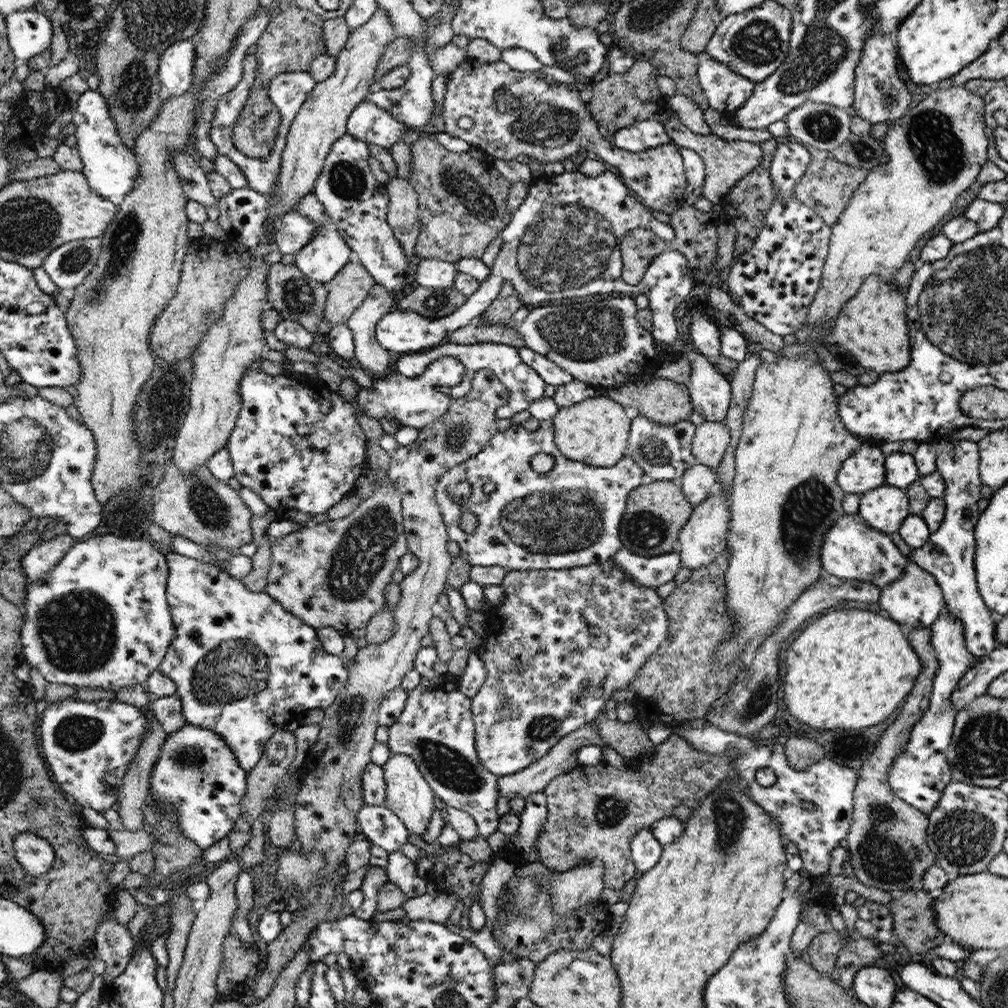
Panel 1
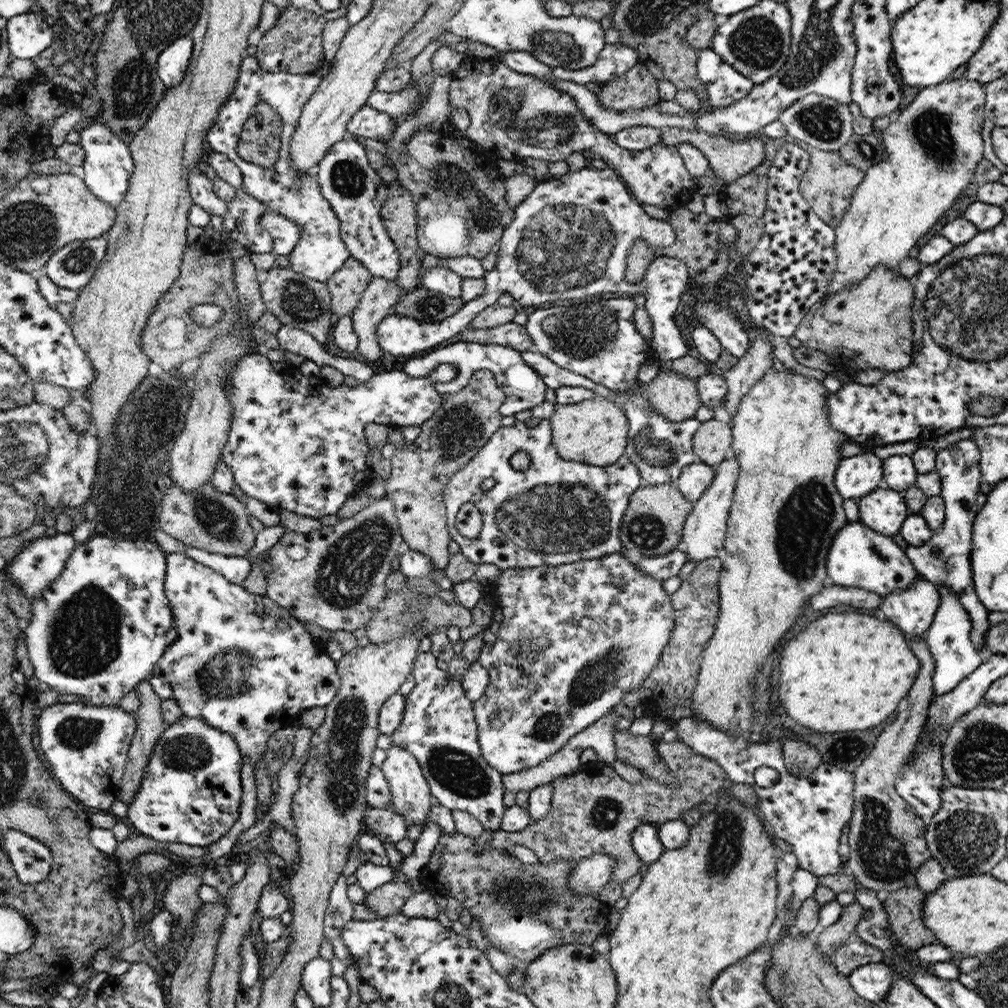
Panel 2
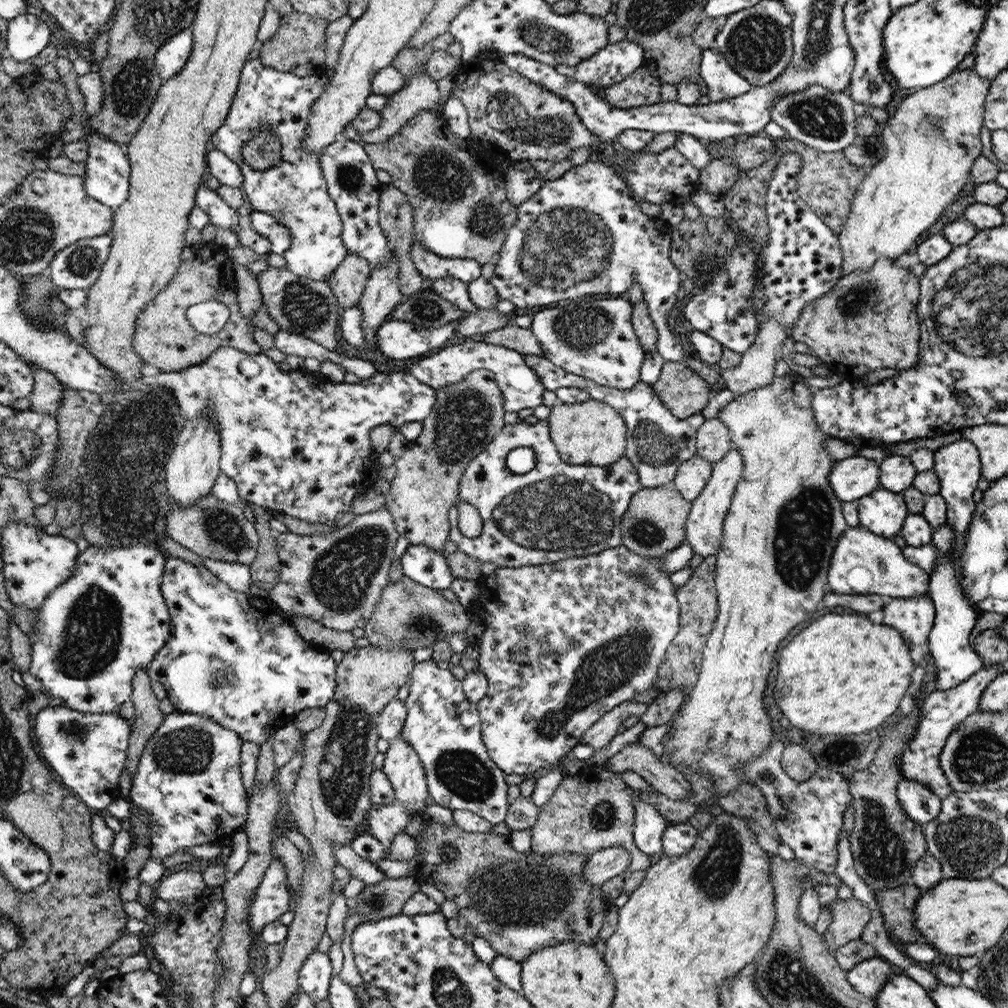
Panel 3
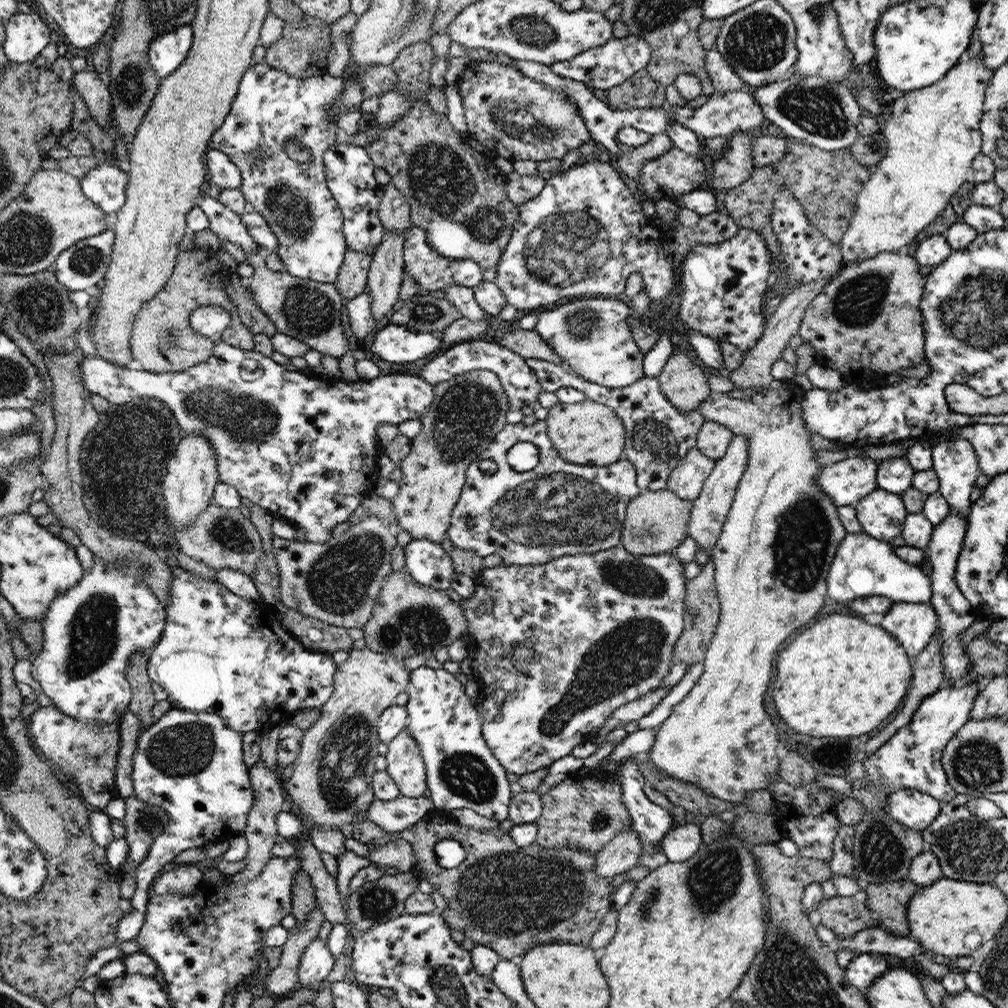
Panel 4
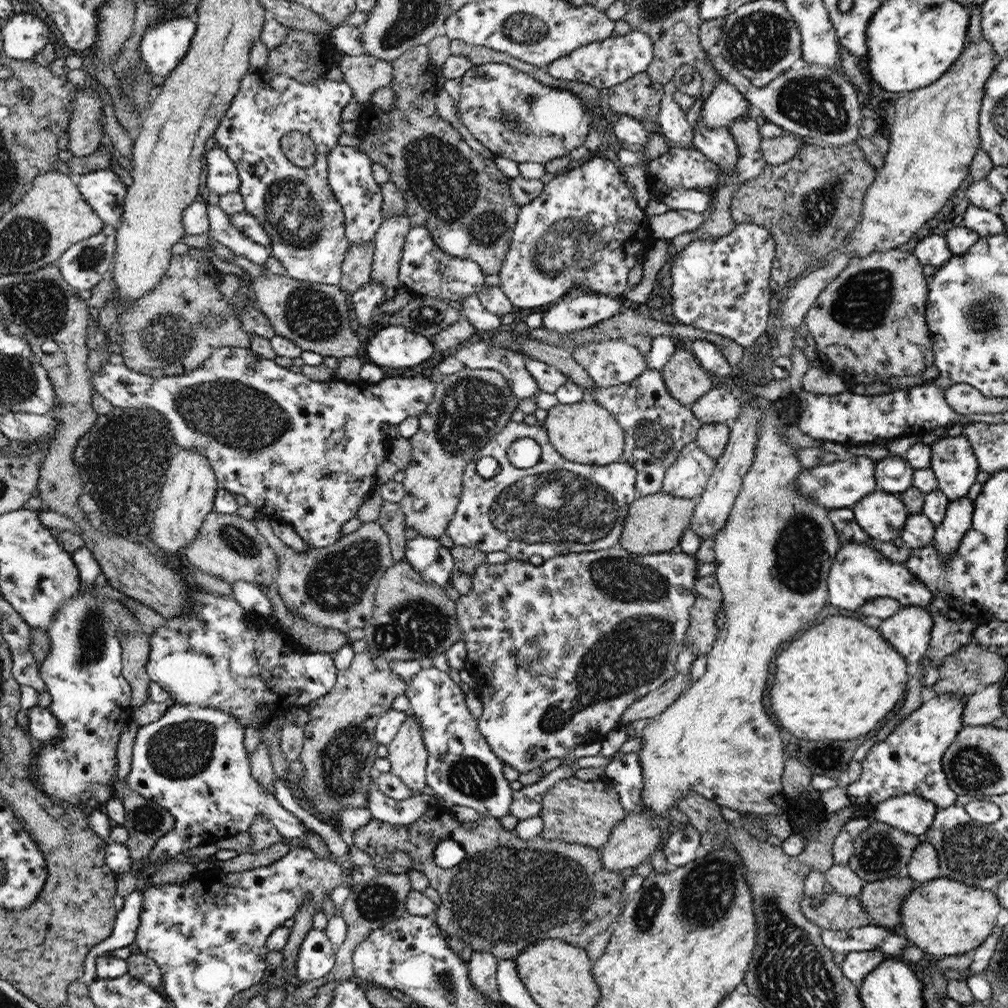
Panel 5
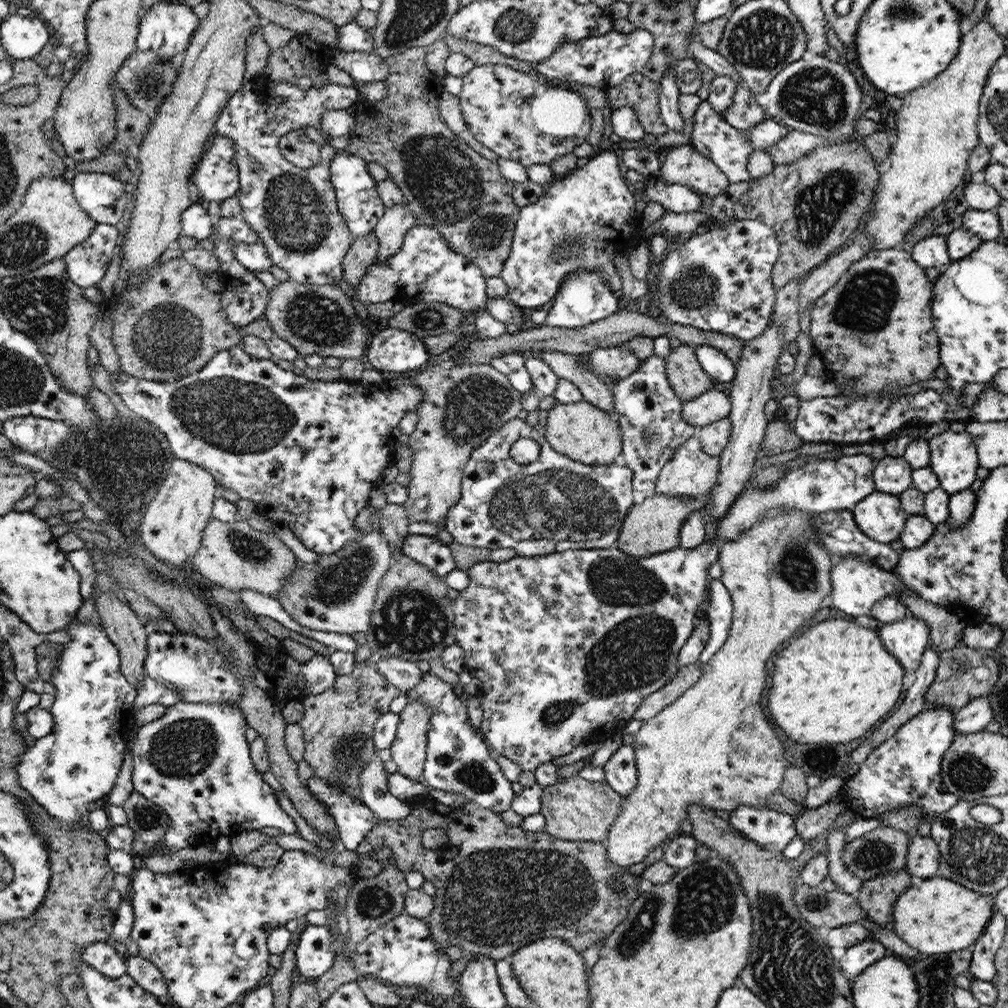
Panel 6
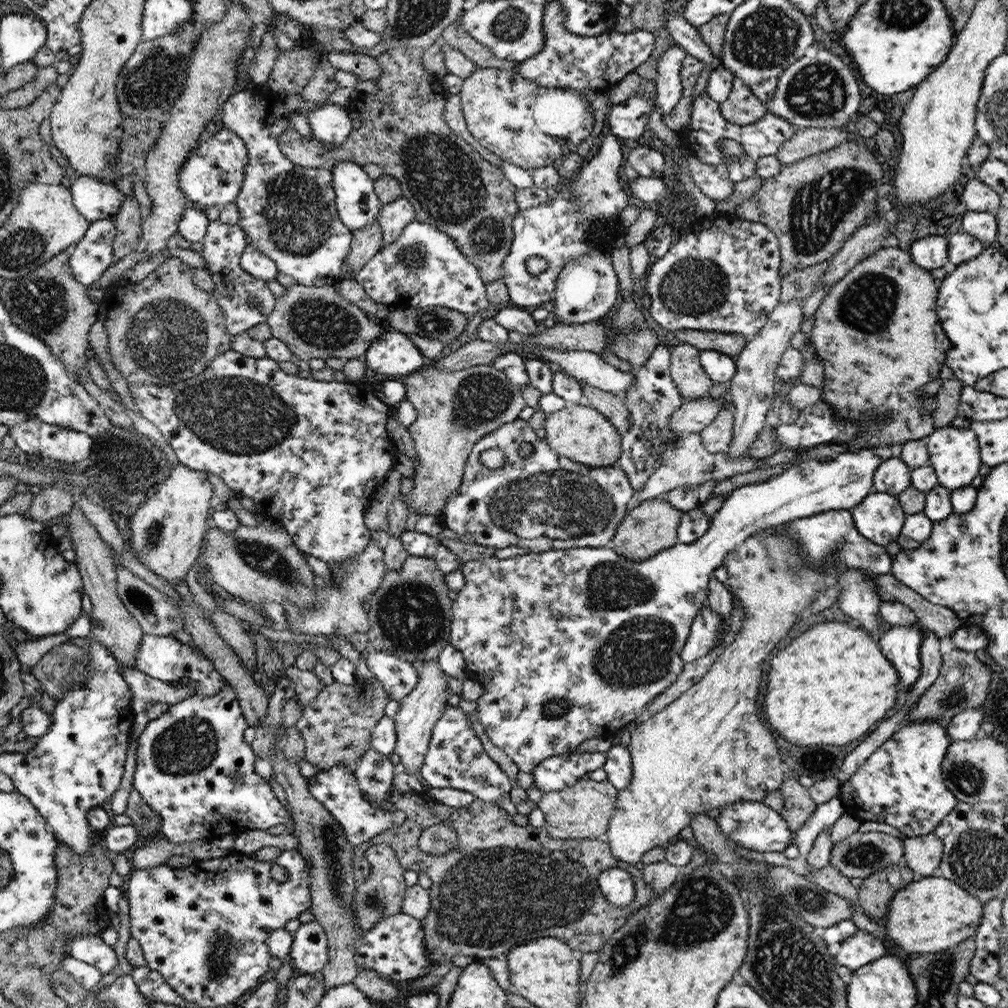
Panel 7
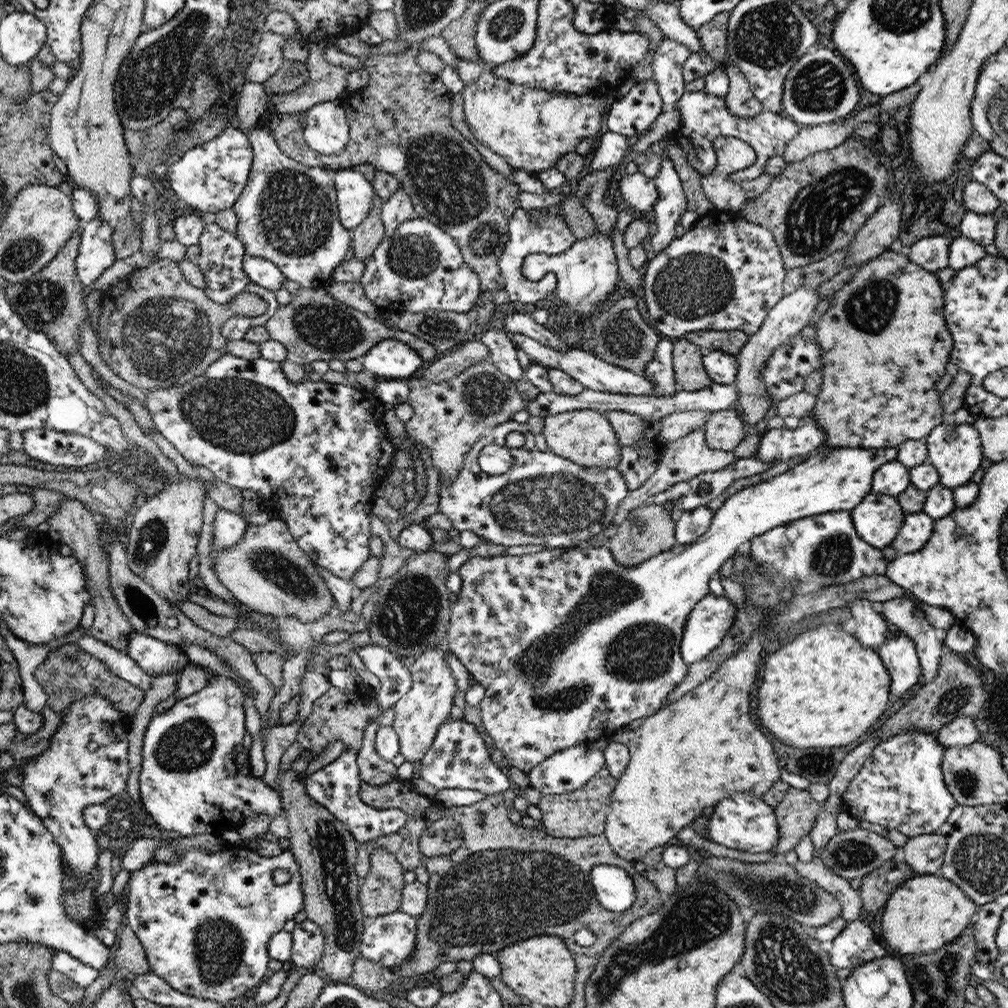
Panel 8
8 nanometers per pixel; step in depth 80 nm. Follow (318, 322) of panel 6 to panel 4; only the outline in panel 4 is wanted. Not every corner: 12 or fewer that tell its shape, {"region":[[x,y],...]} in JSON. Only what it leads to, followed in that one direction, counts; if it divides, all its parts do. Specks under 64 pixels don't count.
{"region":[[254,268],[246,285],[278,333],[336,359],[350,351],[334,283]]}

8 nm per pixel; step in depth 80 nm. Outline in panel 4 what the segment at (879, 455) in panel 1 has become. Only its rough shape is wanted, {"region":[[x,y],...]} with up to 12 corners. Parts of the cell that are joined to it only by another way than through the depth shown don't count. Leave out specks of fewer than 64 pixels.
{"region":[[869,456],[822,467],[815,483],[836,506],[878,488]]}

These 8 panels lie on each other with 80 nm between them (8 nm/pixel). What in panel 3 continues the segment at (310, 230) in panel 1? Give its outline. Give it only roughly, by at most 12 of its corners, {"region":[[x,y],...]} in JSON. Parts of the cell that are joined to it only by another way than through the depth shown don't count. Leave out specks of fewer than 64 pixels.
{"region":[[254,211],[252,230],[271,242],[271,252],[290,248],[289,228],[273,216]]}

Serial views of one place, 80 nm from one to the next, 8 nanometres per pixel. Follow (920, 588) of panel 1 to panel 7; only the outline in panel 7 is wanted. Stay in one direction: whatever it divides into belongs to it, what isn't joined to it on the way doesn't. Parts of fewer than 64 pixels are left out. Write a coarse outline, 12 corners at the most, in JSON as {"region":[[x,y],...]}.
{"region":[[893,626],[876,638],[899,676],[899,688],[921,673],[921,630]]}

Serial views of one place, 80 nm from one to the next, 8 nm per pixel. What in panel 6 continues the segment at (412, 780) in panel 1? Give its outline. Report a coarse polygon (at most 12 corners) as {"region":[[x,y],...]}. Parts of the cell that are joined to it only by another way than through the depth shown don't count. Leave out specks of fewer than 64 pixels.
{"region":[[420,699],[399,714],[390,748],[399,774],[423,782],[433,712]]}

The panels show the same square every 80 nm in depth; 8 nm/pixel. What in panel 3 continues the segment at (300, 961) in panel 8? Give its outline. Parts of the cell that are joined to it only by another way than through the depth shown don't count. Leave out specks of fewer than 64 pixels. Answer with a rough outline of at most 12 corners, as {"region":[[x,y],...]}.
{"region":[[314,952],[299,972],[299,988],[314,1002],[327,999],[330,957]]}

